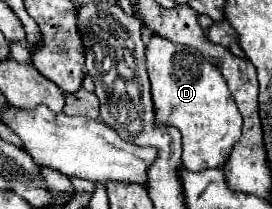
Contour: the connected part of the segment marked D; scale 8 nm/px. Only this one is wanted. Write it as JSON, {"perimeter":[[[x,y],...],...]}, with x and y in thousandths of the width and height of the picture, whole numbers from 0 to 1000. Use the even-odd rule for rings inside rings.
{"perimeter":[[[559,163],[537,211],[537,335],[559,411],[574,593],[640,603],[669,641],[669,794],[691,813],[816,804],[890,641],[890,555],[809,335],[721,230],[640,211]]]}

